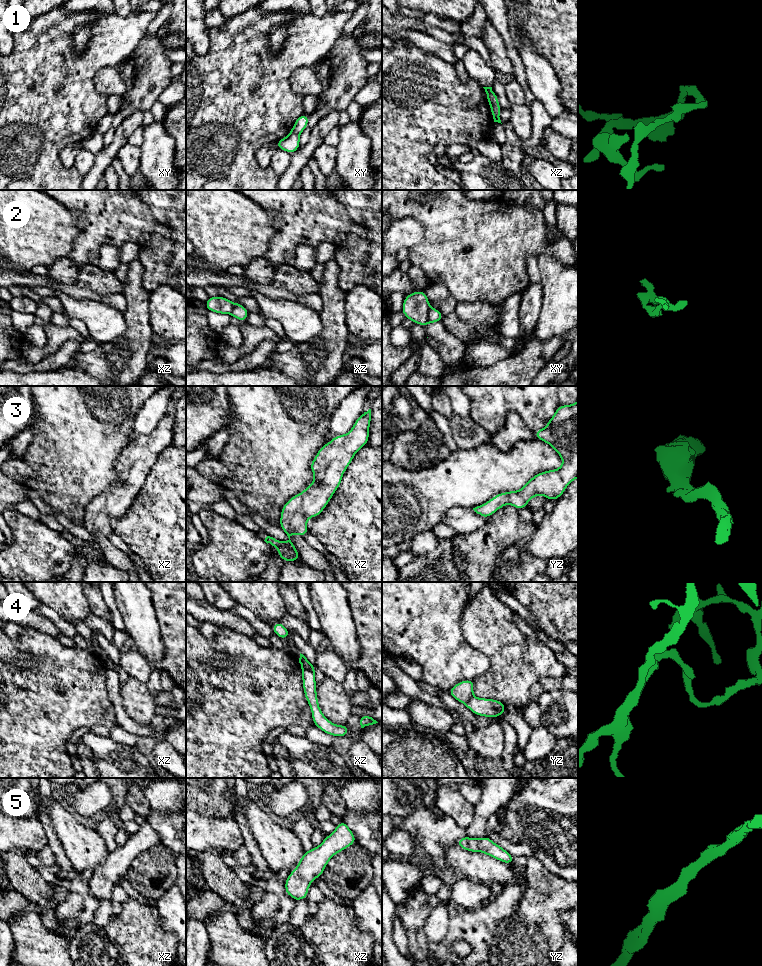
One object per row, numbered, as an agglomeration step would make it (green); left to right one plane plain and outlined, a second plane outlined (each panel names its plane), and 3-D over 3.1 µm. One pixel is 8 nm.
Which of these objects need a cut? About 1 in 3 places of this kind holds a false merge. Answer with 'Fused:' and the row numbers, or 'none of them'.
Fused: 1, 2, 4

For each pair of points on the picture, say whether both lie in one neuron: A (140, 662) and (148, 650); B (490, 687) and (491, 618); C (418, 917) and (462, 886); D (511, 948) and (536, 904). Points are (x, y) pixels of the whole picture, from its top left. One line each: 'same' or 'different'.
A: different
B: same
C: different
D: same

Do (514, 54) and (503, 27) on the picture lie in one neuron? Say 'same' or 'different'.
same

